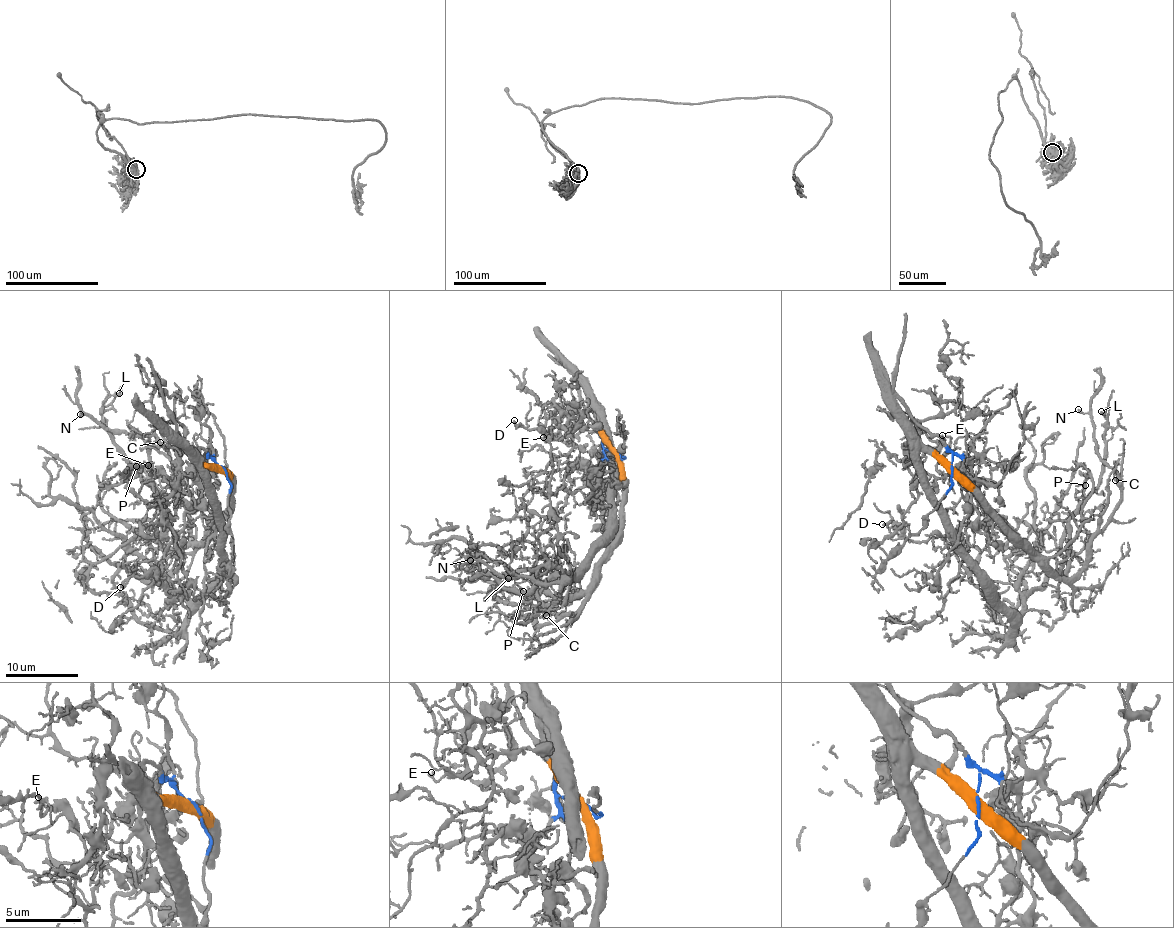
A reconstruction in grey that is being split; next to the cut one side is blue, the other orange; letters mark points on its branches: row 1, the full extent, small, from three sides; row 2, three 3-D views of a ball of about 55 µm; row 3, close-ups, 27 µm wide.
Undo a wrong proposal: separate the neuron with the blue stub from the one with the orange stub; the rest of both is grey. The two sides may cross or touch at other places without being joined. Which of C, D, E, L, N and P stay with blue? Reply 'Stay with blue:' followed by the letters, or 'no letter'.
Stay with blue: D, E

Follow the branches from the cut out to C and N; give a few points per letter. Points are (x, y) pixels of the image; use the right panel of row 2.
C: (952, 470), (1008, 538), (1067, 578), (1082, 567), (1086, 550), (1114, 513), (1120, 500), (1116, 481)
N: (952, 470), (1013, 544), (1073, 578), (1120, 500), (1120, 477), (1101, 457), (1091, 418), (1077, 409)

